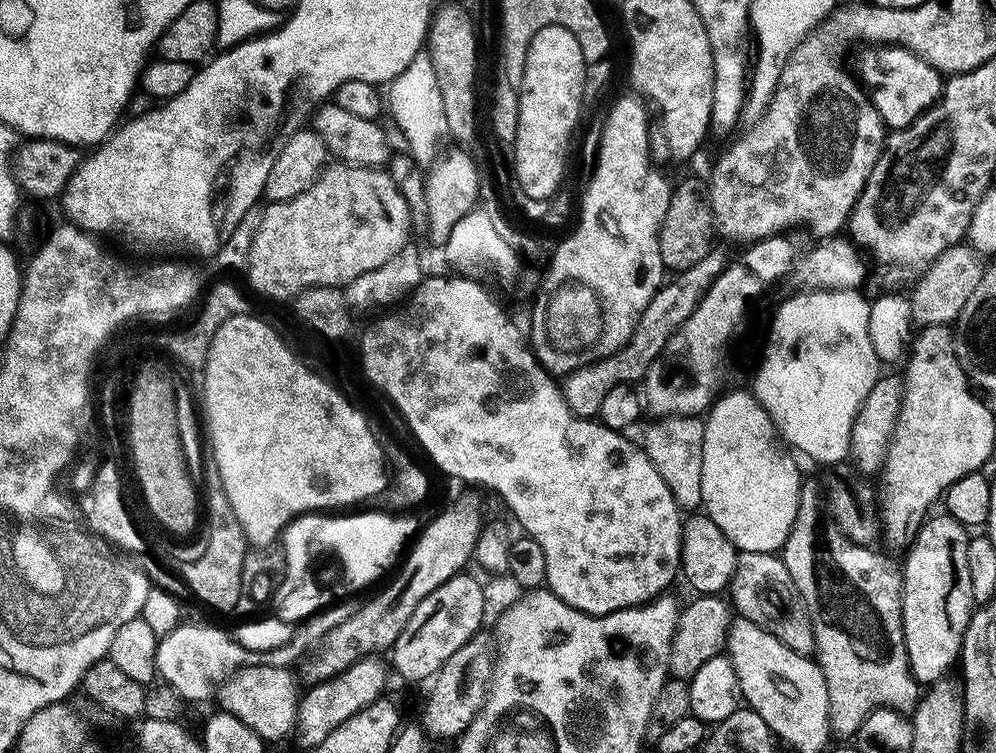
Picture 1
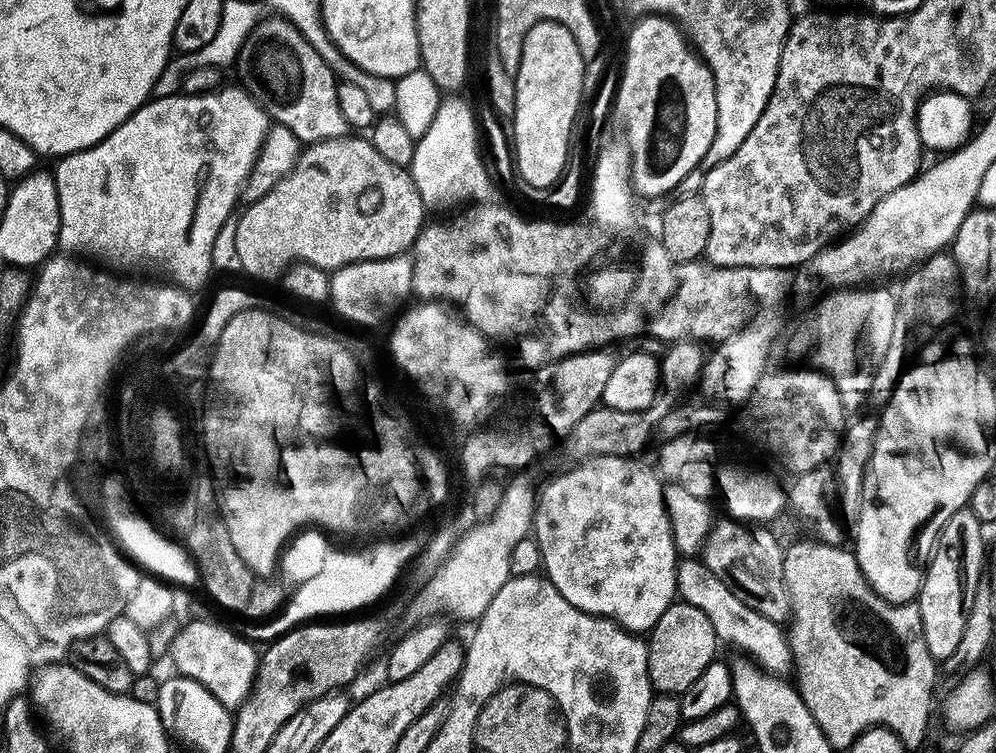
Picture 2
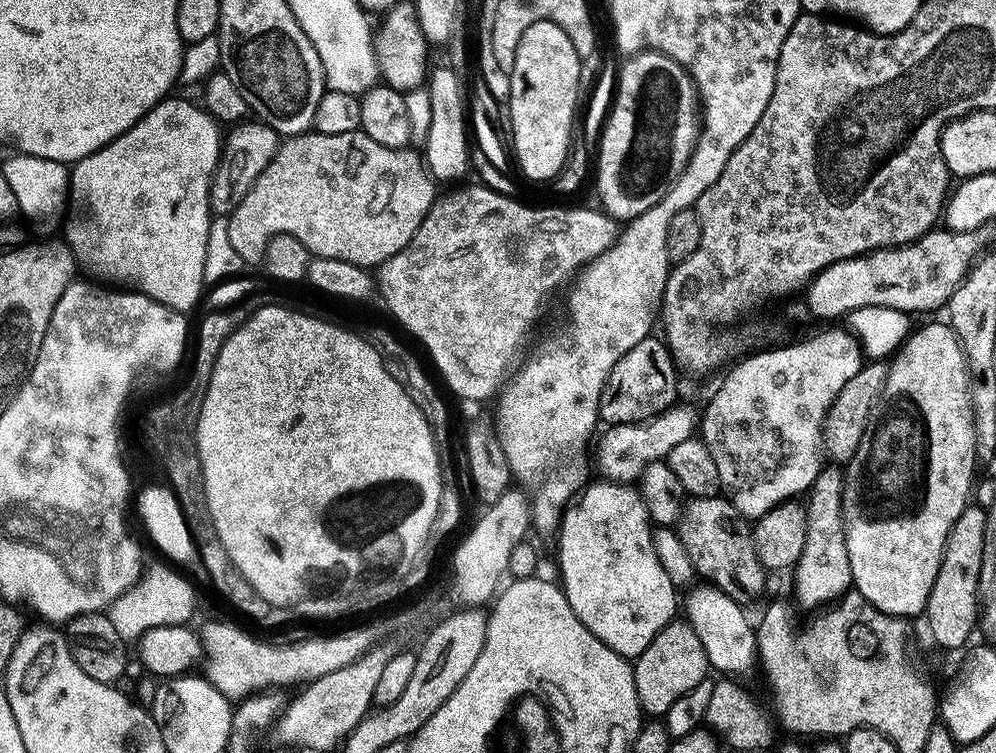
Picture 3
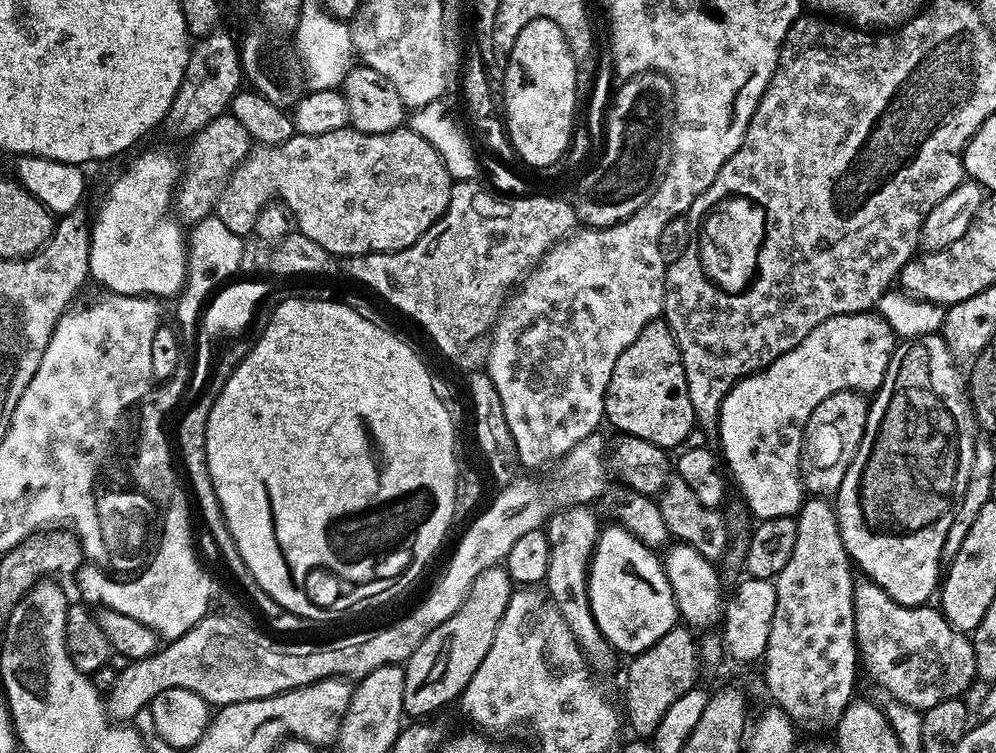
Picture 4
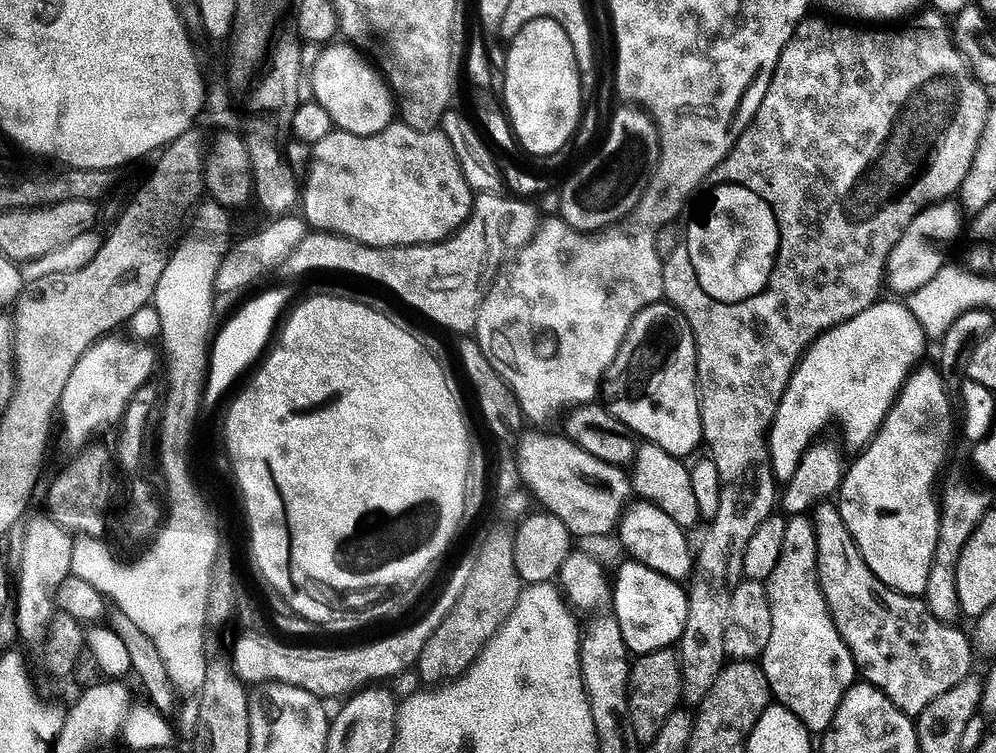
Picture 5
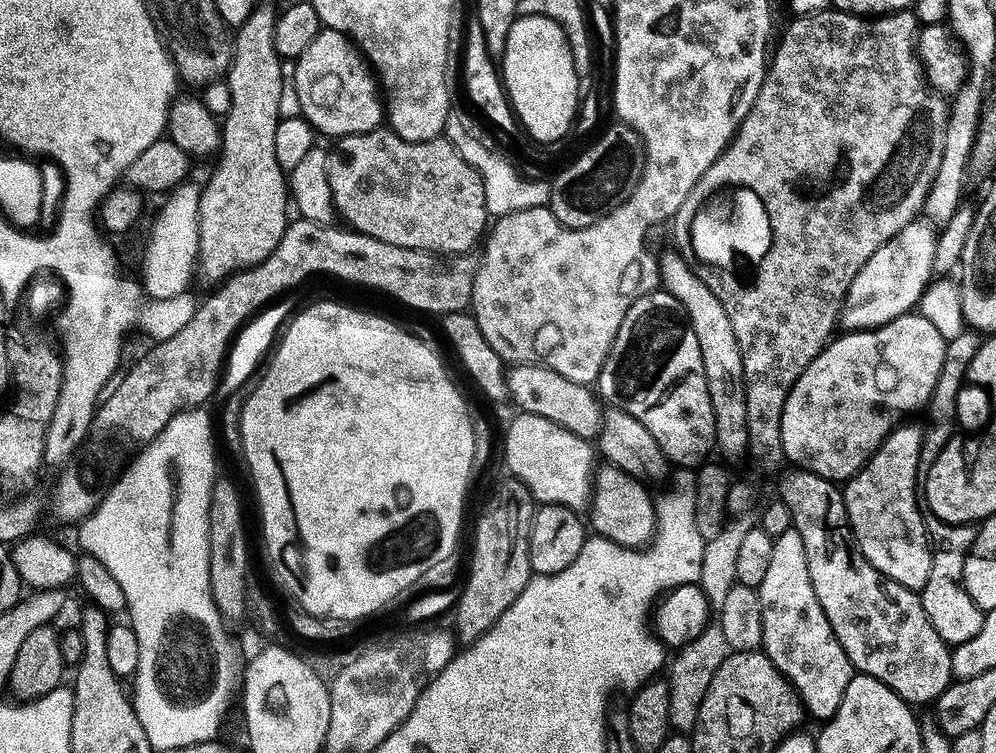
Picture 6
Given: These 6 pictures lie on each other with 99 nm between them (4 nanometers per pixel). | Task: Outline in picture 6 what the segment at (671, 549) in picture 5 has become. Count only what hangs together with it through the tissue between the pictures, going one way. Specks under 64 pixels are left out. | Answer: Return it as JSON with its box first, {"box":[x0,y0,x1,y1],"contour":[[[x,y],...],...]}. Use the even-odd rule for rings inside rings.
{"box":[590,466,656,548],"contour":[[[604,466],[595,473],[590,505],[590,528],[601,540],[609,540],[627,548],[647,548],[656,537],[656,505],[654,496],[635,476],[627,476],[620,468]]]}

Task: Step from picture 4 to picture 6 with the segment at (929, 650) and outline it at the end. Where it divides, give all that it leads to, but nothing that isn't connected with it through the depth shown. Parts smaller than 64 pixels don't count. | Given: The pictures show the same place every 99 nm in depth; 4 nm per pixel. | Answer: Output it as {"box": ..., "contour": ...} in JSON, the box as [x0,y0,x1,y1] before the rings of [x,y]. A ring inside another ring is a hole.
{"box":[780,469,954,706],"contour":[[[807,469],[792,470],[792,473],[785,476],[780,492],[781,501],[791,510],[794,530],[800,533],[802,542],[805,543],[814,592],[826,611],[826,618],[829,619],[839,644],[846,650],[853,669],[890,686],[908,704],[919,706],[935,703],[954,682],[953,651],[930,622],[919,593],[910,591],[908,587],[892,579],[886,579],[861,554],[852,533],[843,491],[833,481],[822,479]]]}

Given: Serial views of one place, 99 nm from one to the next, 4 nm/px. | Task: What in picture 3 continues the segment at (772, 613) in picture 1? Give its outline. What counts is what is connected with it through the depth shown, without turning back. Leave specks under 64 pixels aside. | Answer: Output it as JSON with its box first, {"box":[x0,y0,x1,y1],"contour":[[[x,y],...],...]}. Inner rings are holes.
{"box":[678,496,770,606],"contour":[[[711,496],[705,500],[693,499],[684,511],[678,533],[697,573],[705,576],[711,587],[724,592],[741,606],[748,606],[751,600],[765,594],[770,576],[760,560],[753,525],[726,498]]]}

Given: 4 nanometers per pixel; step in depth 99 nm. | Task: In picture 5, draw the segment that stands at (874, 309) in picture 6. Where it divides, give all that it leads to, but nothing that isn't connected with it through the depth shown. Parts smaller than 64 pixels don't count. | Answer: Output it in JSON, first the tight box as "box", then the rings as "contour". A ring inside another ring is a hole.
{"box":[886,202,965,298],"contour":[[[941,202],[928,207],[902,234],[898,246],[888,259],[888,270],[886,273],[886,284],[893,288],[895,295],[900,298],[907,298],[916,292],[926,282],[930,282],[946,266],[944,255],[948,252],[948,247],[960,236],[960,227],[963,226],[965,217],[962,209],[956,202]]]}

